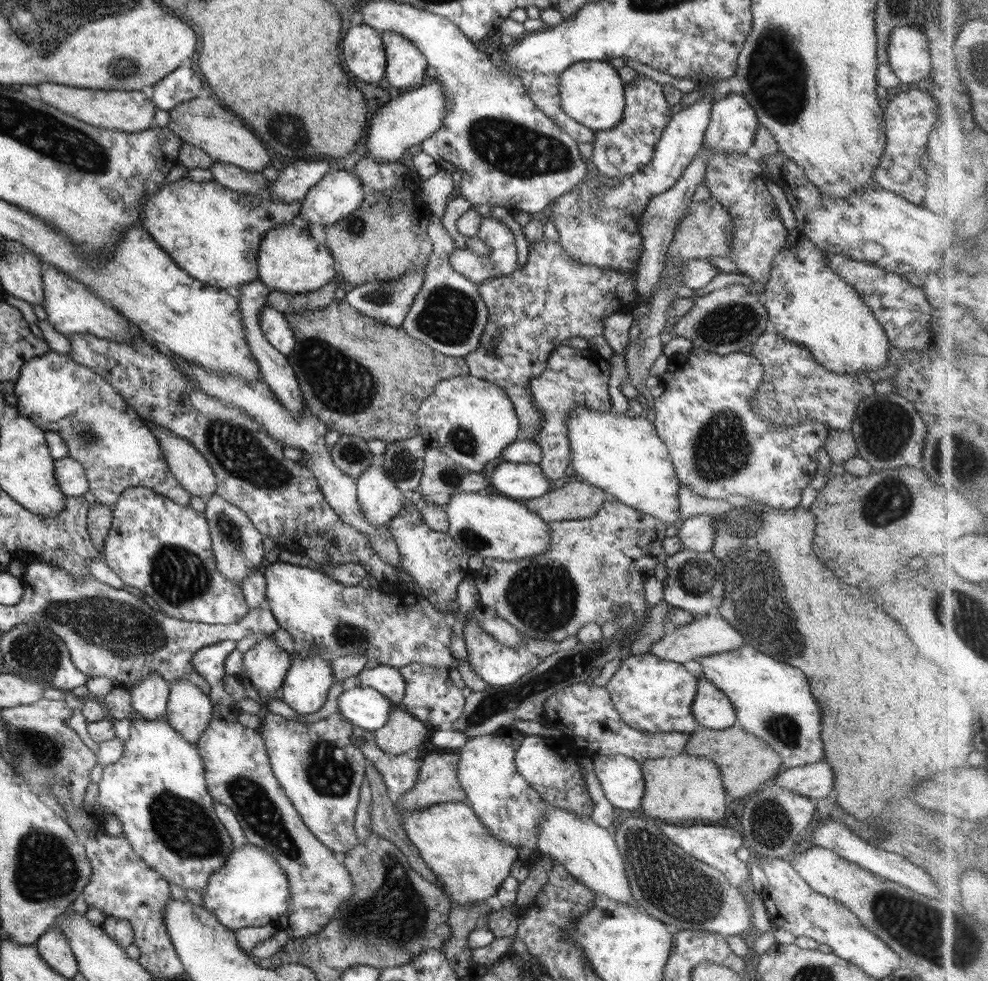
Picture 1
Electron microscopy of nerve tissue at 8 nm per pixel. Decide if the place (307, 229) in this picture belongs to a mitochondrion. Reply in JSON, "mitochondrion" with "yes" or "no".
{"mitochondrion":"no"}

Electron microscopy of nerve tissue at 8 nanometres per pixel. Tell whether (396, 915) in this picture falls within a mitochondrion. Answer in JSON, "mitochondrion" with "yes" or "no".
{"mitochondrion":"yes"}

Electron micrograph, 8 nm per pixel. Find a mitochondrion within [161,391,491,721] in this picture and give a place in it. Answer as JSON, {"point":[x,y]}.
{"point":[243,457]}

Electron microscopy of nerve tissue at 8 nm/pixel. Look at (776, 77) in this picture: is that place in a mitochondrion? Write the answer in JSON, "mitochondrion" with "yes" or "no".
{"mitochondrion":"yes"}

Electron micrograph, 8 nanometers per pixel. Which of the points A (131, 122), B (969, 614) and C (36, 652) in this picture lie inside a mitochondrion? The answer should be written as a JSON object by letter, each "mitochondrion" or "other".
{"A":"other","B":"mitochondrion","C":"mitochondrion"}

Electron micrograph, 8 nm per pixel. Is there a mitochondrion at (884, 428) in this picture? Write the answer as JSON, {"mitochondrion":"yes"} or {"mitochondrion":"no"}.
{"mitochondrion":"yes"}

